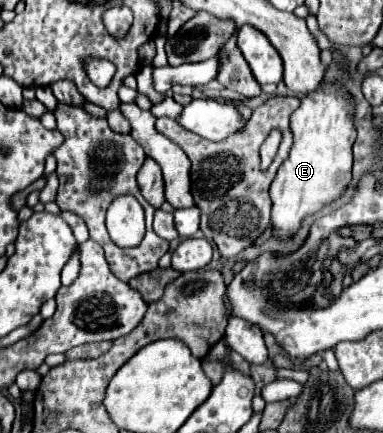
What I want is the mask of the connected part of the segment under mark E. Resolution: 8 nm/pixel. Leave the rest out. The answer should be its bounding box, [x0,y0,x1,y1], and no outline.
[270,82,356,240]

